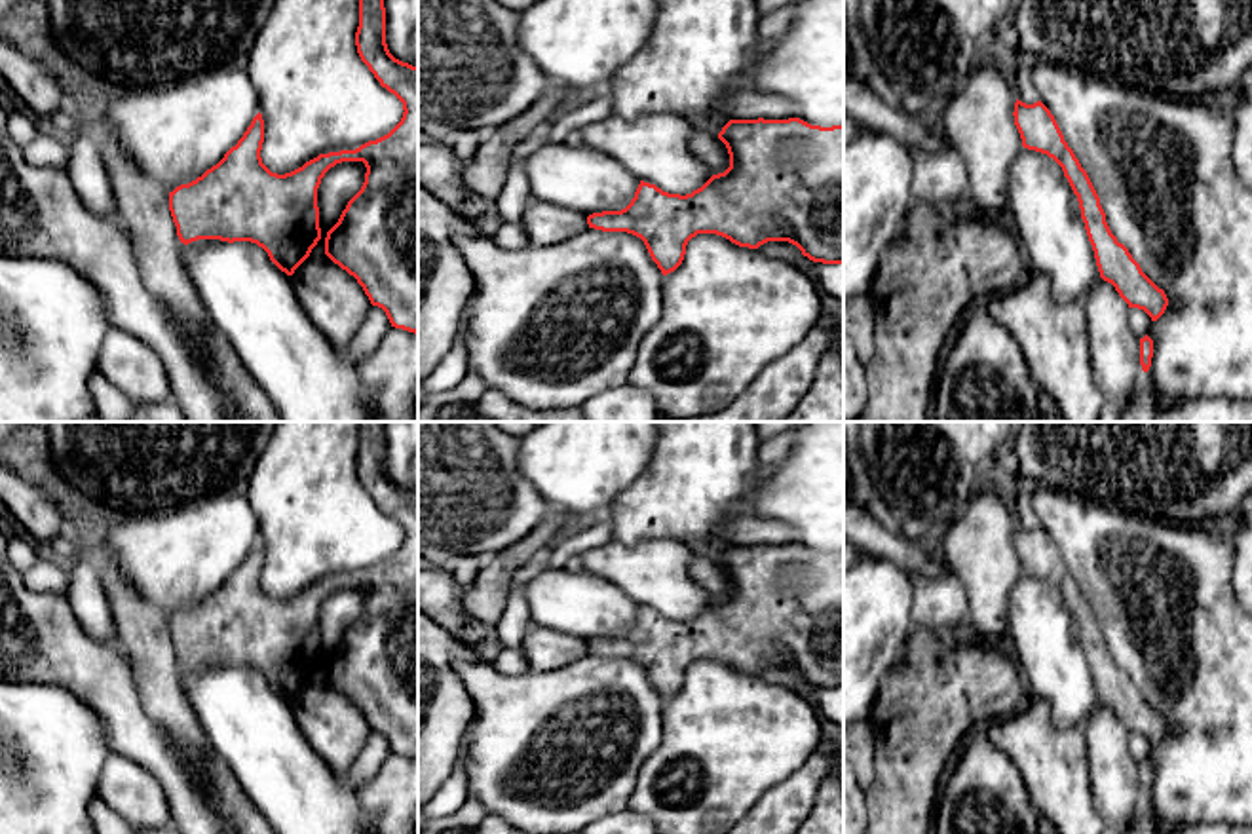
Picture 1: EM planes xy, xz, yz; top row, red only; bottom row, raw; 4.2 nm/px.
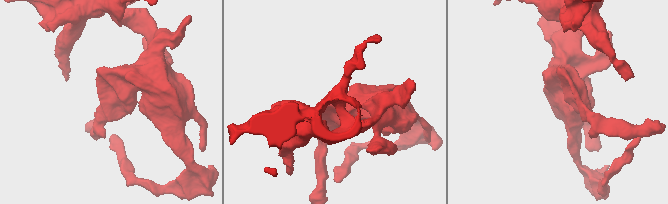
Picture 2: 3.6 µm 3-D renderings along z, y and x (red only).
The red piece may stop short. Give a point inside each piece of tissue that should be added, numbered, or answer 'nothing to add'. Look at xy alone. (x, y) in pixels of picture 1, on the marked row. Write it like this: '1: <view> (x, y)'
nothing to add

